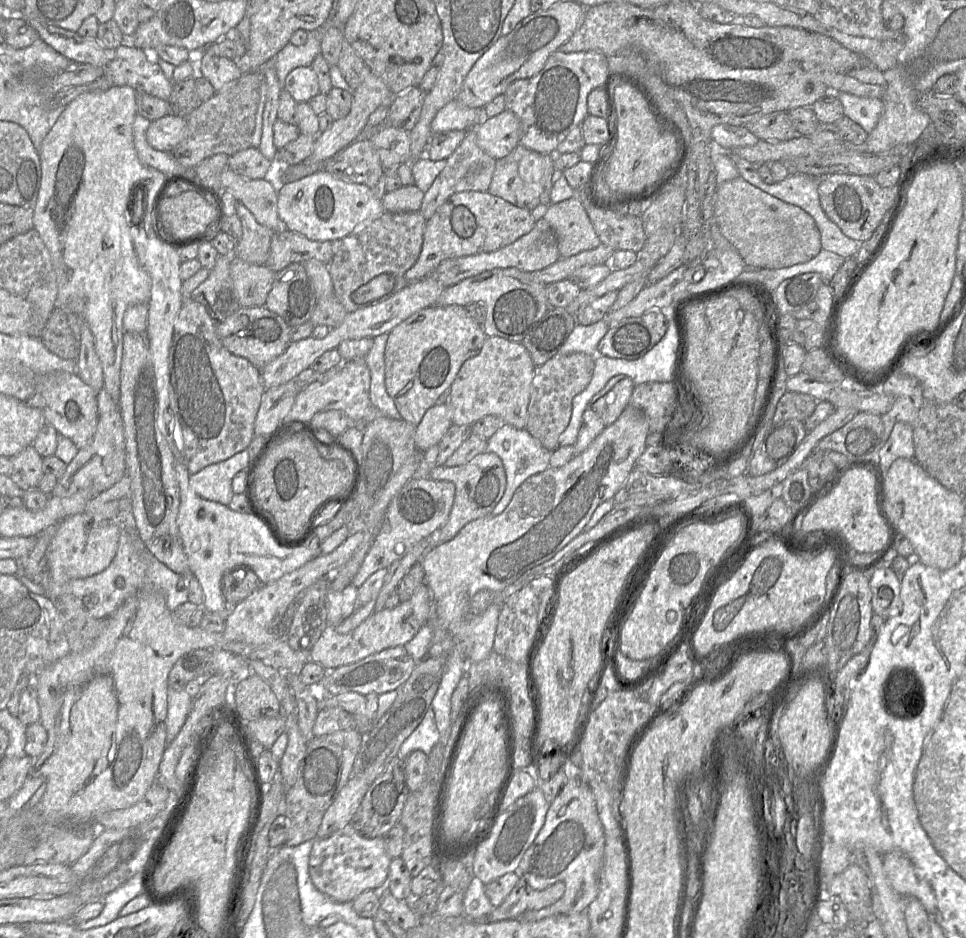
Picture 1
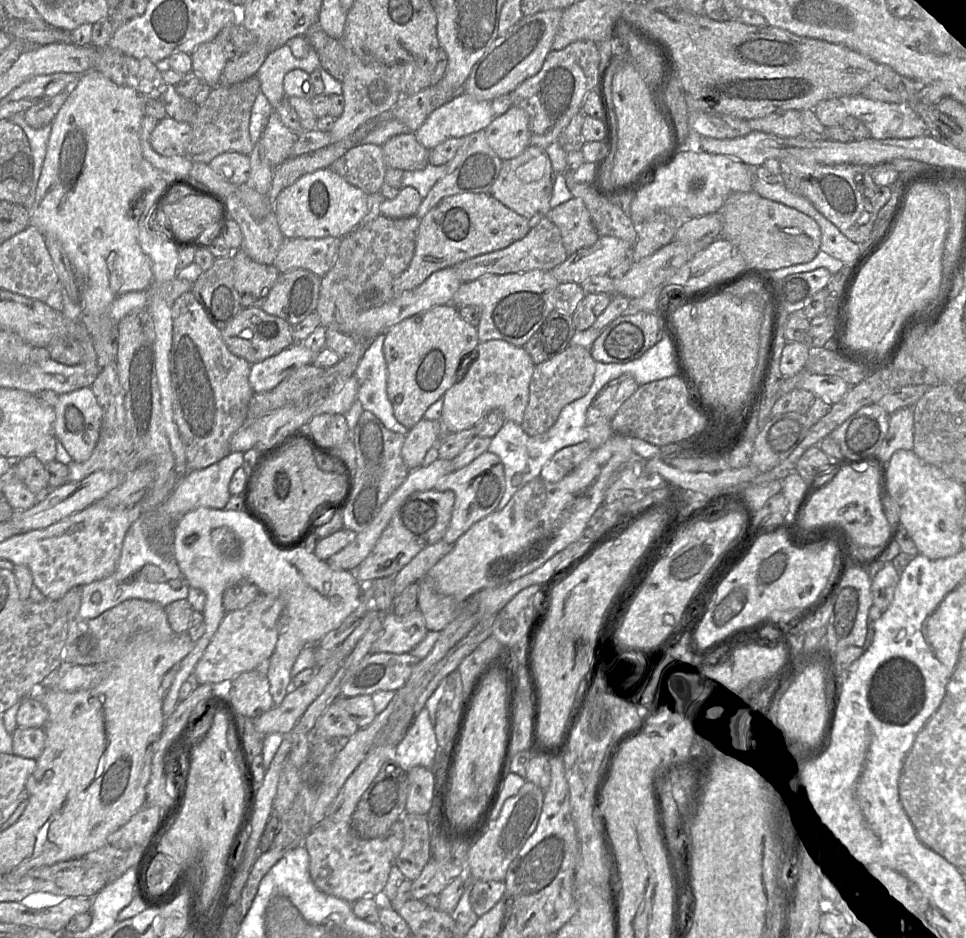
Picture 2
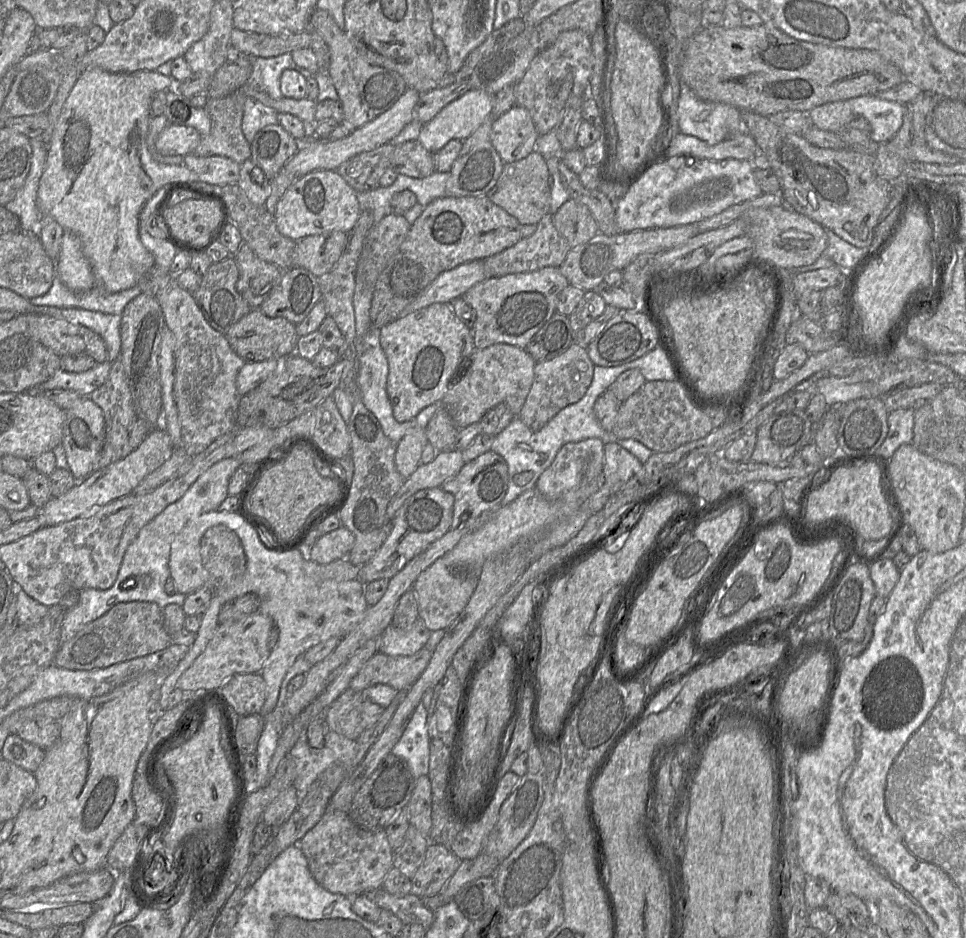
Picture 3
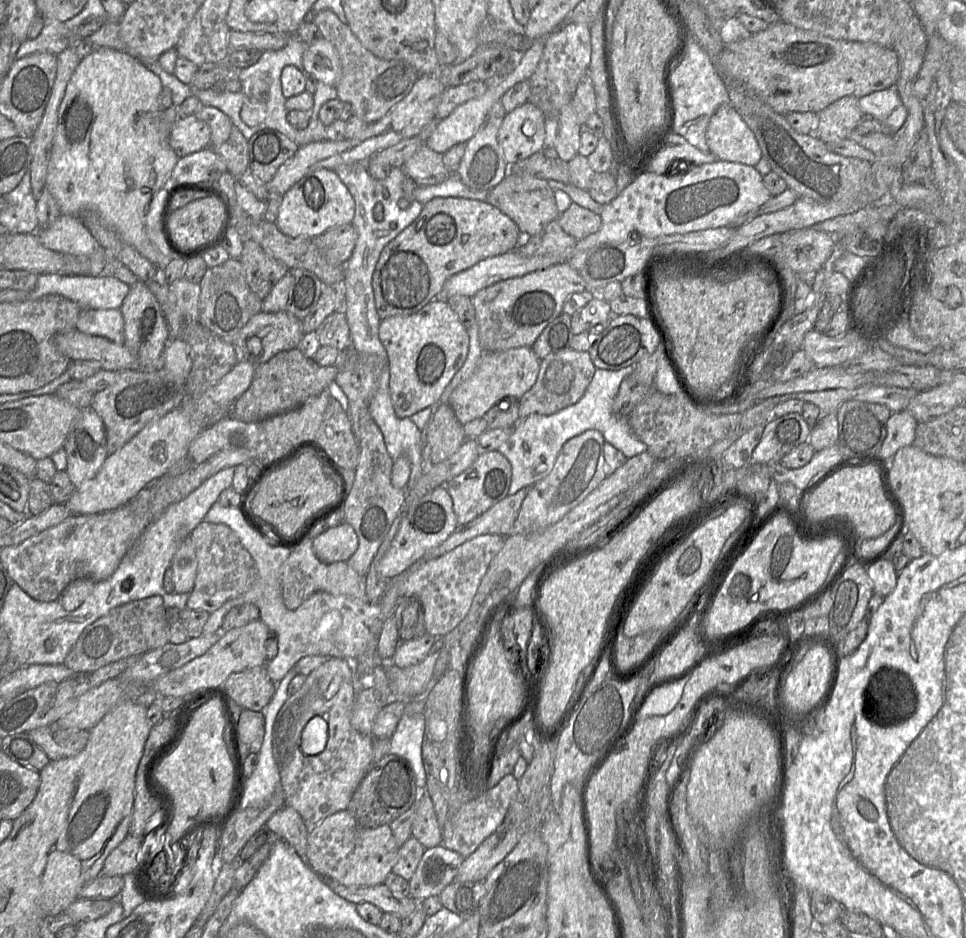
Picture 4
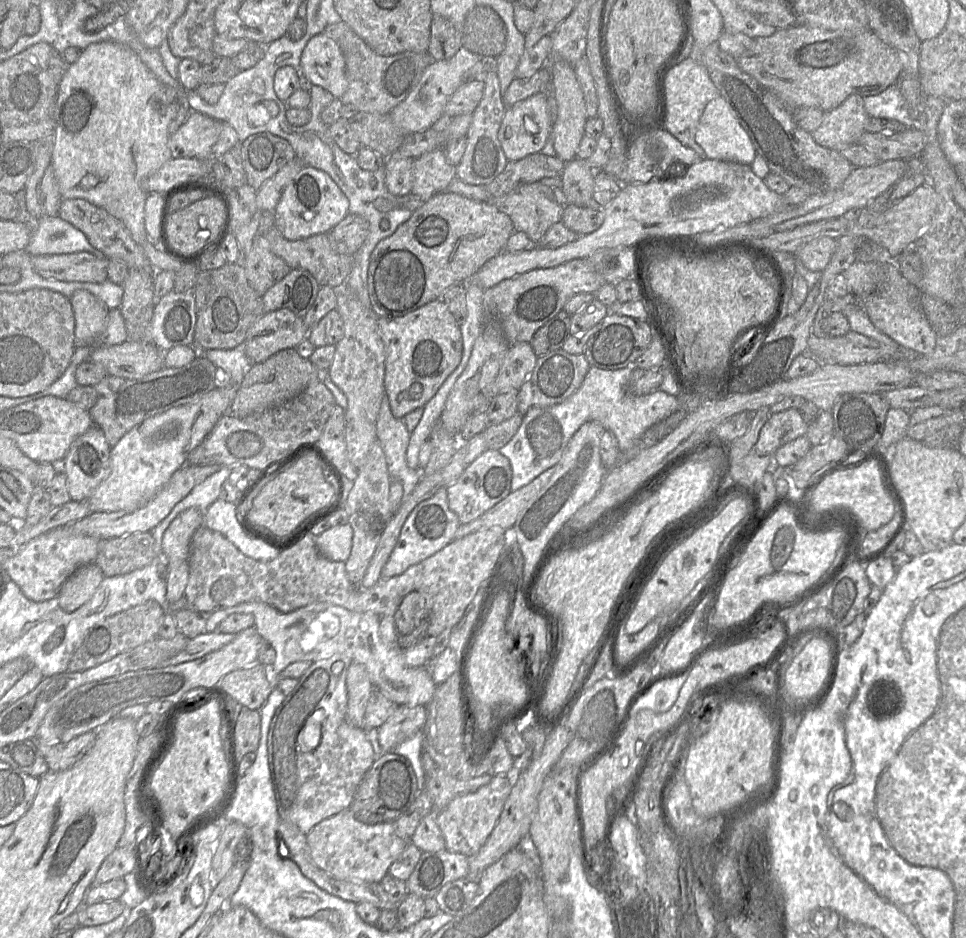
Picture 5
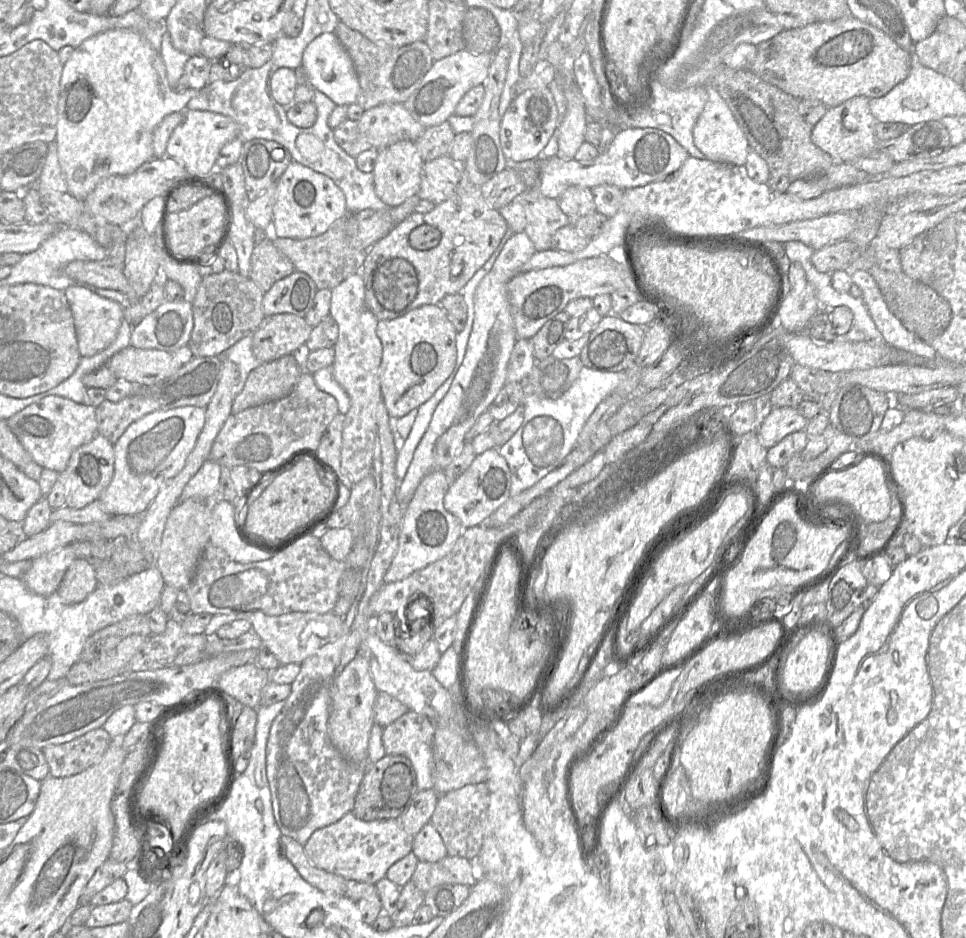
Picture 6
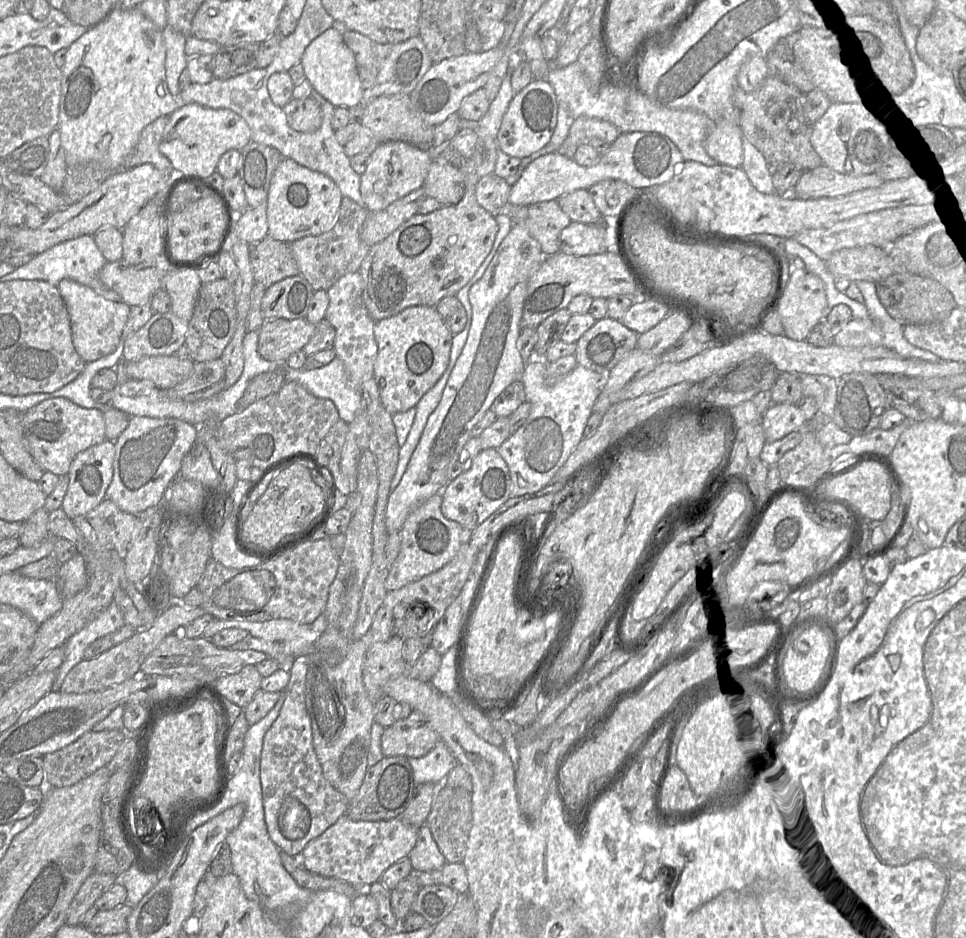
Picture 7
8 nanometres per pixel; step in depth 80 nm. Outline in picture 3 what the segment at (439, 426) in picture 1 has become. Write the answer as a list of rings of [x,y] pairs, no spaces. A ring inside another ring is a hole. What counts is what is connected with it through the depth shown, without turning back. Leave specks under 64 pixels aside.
[[[416,425],[397,444],[395,466],[404,479],[421,464],[422,451],[427,443],[425,429]]]

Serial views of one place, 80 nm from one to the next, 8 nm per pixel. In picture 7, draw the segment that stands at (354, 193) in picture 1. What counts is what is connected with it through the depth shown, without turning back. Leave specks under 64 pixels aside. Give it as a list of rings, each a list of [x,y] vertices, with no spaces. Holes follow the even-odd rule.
[[[284,158],[276,168],[267,195],[268,235],[285,243],[328,231],[340,211],[343,195],[327,175]]]

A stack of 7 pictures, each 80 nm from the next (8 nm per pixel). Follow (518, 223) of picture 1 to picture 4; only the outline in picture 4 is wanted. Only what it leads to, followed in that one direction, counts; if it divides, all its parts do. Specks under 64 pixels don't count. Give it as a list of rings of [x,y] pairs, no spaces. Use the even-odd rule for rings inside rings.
[[[436,197],[430,200],[423,205],[417,219],[391,240],[379,256],[372,285],[375,308],[380,319],[411,315],[429,302],[441,298],[444,284],[451,276],[481,260],[515,250],[519,234],[516,223],[487,201],[461,197]]]

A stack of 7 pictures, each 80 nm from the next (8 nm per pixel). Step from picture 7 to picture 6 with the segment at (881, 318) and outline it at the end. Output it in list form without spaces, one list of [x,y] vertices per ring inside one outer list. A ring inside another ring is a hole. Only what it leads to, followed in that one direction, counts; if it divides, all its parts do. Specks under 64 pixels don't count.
[[[856,270],[851,277],[852,282],[862,291],[862,301],[887,345],[925,358],[939,356],[932,346],[908,330],[891,312],[874,277],[868,271]]]

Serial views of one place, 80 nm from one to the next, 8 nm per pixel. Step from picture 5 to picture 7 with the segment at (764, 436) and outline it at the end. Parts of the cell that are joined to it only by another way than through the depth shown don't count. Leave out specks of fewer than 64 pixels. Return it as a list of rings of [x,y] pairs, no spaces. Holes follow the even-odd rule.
[[[773,403],[761,418],[766,442],[779,440],[805,424],[804,414],[793,403]]]

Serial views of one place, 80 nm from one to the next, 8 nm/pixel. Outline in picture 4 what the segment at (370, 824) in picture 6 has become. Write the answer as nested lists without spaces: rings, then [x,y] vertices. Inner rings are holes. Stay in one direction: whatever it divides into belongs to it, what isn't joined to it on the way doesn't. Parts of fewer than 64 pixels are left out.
[[[349,811],[336,812],[313,827],[307,837],[307,863],[309,867],[326,882],[337,882],[347,887],[370,887],[383,884],[392,871],[398,857],[399,847],[396,844],[389,825],[374,829],[359,826]]]

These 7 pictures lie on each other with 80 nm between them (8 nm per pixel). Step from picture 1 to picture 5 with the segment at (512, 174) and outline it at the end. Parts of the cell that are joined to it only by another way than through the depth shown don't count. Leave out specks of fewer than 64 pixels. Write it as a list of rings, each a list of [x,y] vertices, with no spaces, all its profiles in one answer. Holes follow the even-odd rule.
[[[541,182],[524,184],[491,202],[510,217],[515,232],[528,235],[532,245],[562,219],[563,207],[557,202],[553,189]]]

